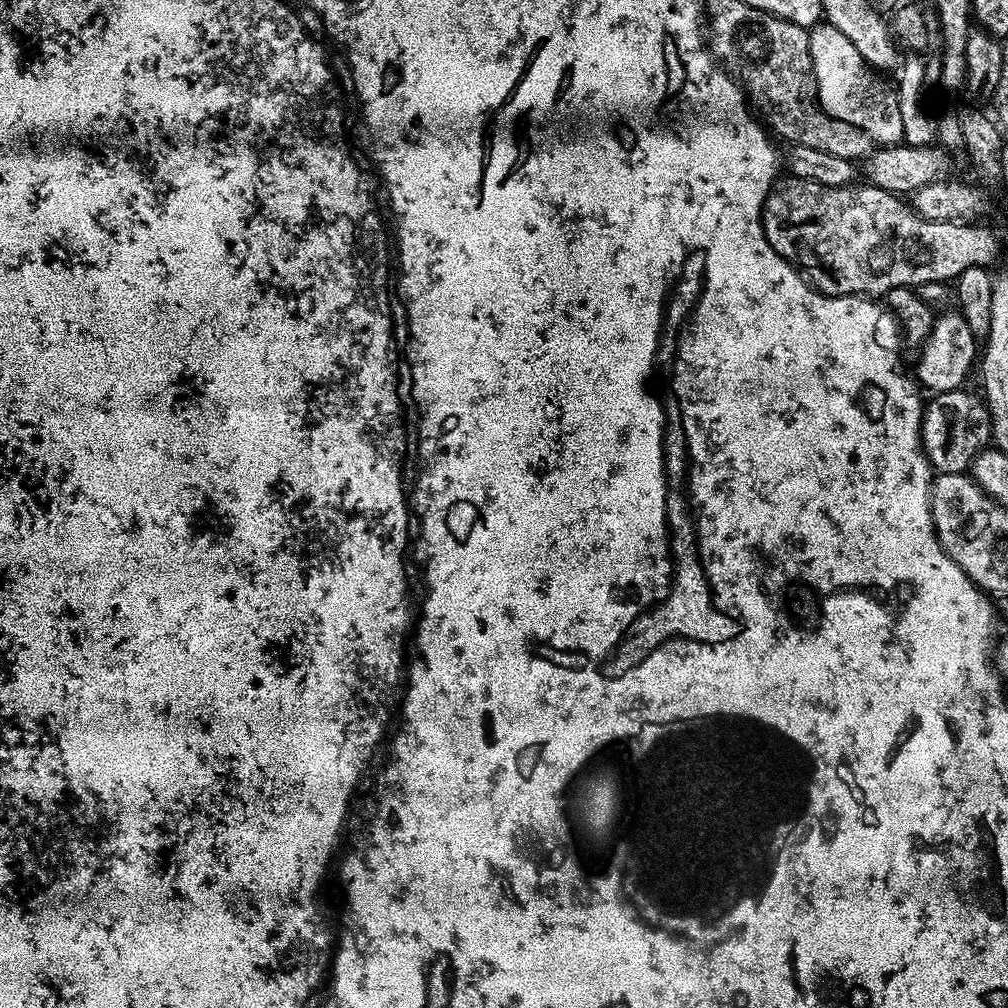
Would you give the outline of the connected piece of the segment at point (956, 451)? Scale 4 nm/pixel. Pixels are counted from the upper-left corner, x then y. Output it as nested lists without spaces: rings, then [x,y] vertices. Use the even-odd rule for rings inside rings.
[[[968,391],[942,392],[927,401],[920,440],[924,444],[924,453],[928,455],[928,463],[937,473],[967,473],[976,455],[992,440],[992,413],[977,393],[976,397]]]

